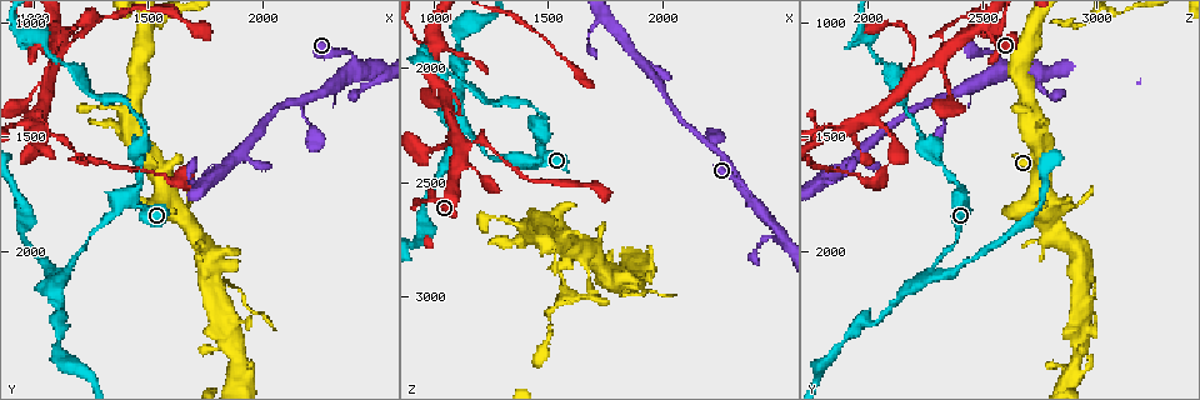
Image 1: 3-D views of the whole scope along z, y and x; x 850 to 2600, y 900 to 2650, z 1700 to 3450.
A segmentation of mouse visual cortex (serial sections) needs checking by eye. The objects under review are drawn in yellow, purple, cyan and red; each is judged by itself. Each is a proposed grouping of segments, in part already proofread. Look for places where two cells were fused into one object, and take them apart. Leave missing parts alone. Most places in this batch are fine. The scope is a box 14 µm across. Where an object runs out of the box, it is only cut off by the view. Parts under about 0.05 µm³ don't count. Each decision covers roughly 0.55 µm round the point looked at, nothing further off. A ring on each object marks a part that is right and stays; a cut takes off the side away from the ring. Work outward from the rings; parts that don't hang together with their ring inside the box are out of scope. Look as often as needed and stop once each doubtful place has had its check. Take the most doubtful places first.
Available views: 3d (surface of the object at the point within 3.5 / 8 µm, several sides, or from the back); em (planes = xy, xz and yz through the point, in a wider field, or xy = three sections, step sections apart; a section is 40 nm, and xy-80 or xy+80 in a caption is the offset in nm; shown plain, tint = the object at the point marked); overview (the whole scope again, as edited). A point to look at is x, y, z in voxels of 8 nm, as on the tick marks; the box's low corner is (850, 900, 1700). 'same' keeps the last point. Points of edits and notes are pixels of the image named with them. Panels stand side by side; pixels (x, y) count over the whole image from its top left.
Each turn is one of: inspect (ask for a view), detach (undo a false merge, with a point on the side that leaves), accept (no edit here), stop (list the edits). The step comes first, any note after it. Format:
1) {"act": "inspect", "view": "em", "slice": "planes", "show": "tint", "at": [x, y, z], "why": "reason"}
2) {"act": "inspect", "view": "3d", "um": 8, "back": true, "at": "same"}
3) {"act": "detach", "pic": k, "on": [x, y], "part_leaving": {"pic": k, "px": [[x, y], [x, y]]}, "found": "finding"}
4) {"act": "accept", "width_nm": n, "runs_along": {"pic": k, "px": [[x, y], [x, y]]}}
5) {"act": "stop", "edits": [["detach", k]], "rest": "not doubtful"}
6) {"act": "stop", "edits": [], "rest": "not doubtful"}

{"act": "inspect", "view": "3d", "um": 3.5, "at": [1420, 1770, 2420], "why": "three arms meet"}

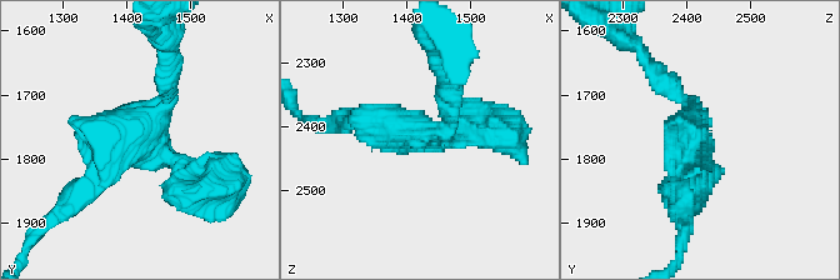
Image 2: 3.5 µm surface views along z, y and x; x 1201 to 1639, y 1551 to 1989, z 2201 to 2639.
{"act": "inspect", "view": "em", "slice": "xy", "step": 5, "show": "tint", "at": [1415, 1775, 2415], "why": "now the EM"}

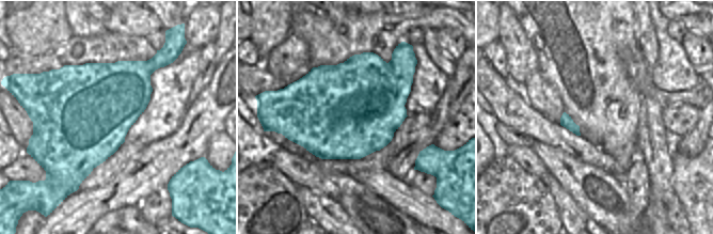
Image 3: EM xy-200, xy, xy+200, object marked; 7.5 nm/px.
{"act": "accept", "runs_along": {"pic": 2, "px": [[483, 129], [429, 144], [356, 119]]}, "found": "continuous, no second cell"}

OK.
{"act": "inspect", "view": "em", "slice": "xy", "step": 5, "show": "tint", "at": [1100, 1090, 2370], "why": "thin neck"}

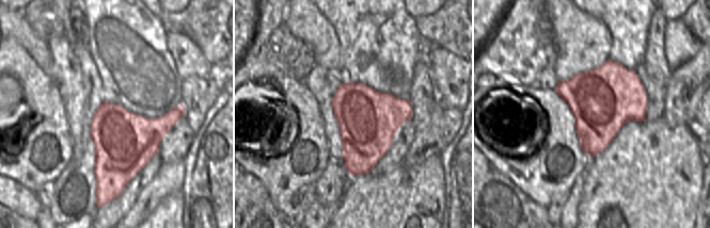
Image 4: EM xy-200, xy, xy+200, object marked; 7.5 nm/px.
{"act": "inspect", "view": "3d", "um": 3.5, "at": "same", "why": "see where the arms go"}

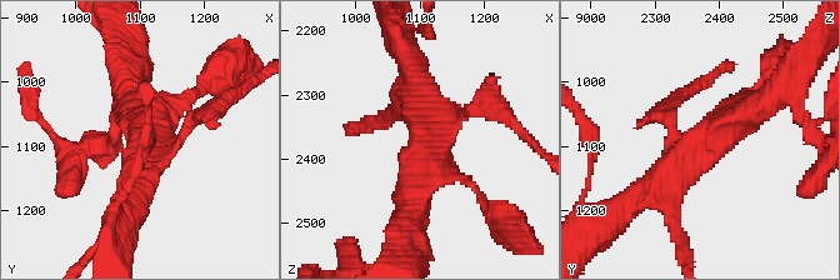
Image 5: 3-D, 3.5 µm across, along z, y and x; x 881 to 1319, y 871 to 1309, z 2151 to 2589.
{"act": "accept", "runs_along": {"pic": 5, "px": [[769, 100], [718, 128], [640, 193]]}, "found": "all the same cell"}

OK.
{"act": "inspect", "view": "3d", "um": 3.5, "at": [1080, 1230, 2200], "why": "three arms meet"}

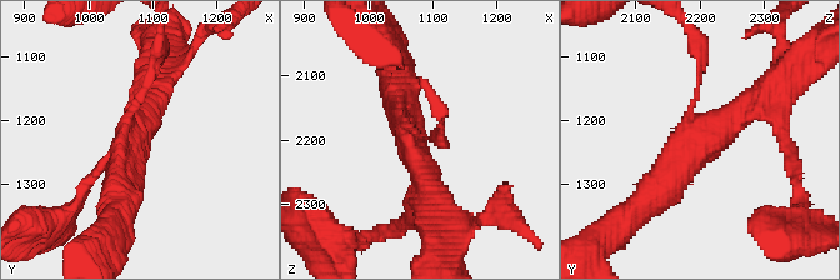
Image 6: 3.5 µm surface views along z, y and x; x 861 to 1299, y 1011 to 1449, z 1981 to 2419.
{"act": "inspect", "view": "em", "slice": "xy", "step": 3, "show": "tint", "at": [1070, 1235, 2210], "arms": 3, "arm_widths_nm": [100, 350, 400]}

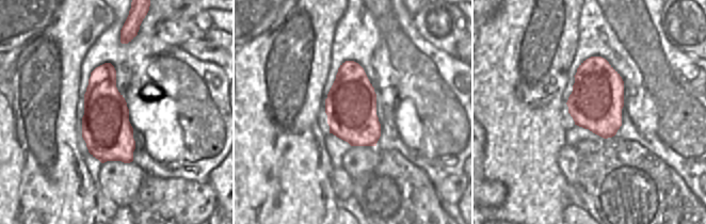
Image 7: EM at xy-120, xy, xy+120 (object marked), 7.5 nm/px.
{"act": "inspect", "view": "em", "slice": "planes", "show": "tint", "at": "same"}

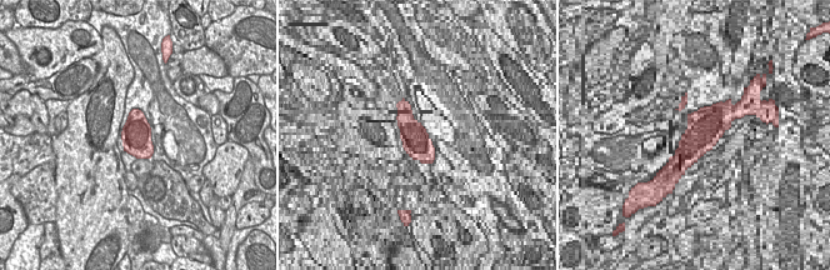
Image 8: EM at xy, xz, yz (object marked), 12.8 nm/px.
{"act": "accept", "found": "all the same cell"}

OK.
{"act": "inspect", "view": "3d", "um": 3.5, "at": [1140, 2080, 2290], "why": "side arm on a straight run"}

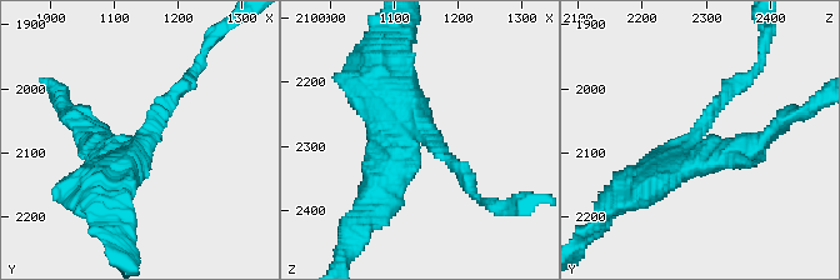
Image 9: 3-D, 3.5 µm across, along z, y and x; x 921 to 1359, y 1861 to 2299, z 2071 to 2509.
{"act": "inspect", "view": "em", "slice": "xy", "step": 1, "show": "plain", "at": [1140, 2080, 2280]}

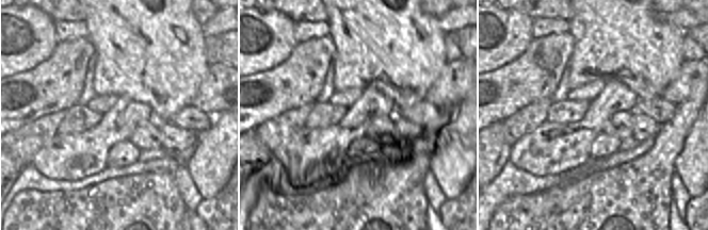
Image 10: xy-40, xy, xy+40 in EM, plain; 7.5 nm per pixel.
{"act": "inspect", "view": "em", "slice": "xy", "step": 1, "show": "tint", "at": "same", "why": "where the object lies"}

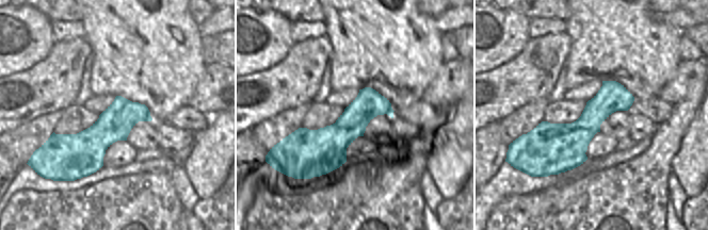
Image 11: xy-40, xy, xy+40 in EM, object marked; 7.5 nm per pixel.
{"act": "accept", "runs_along": {"pic": 9, "px": [[186, 85], [136, 146], [94, 181]]}, "found": "one cell here"}

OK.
{"act": "stop", "edits": [], "rest": "not doubtful"}

